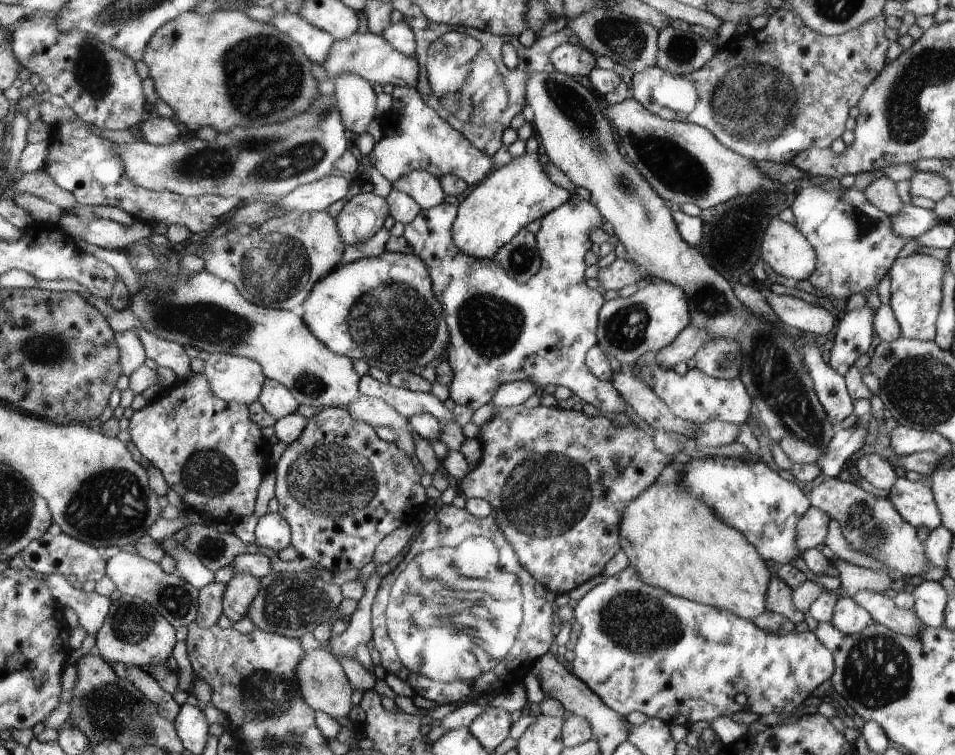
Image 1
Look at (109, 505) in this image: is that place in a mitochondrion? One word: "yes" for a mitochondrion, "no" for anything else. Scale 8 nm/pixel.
yes

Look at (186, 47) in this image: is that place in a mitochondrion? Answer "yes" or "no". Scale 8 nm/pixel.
no

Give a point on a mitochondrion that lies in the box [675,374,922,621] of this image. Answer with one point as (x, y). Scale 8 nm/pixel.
(875, 534)

